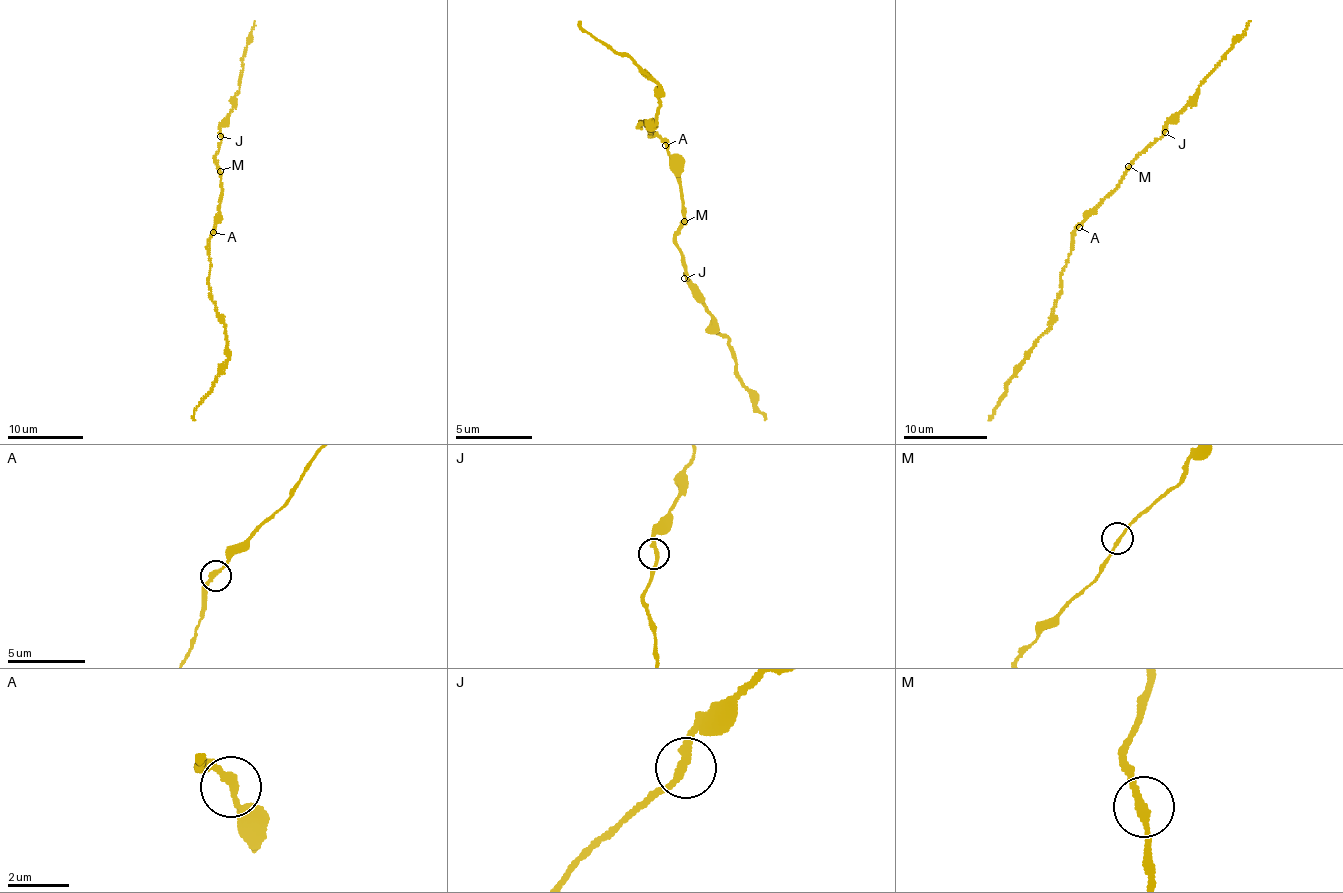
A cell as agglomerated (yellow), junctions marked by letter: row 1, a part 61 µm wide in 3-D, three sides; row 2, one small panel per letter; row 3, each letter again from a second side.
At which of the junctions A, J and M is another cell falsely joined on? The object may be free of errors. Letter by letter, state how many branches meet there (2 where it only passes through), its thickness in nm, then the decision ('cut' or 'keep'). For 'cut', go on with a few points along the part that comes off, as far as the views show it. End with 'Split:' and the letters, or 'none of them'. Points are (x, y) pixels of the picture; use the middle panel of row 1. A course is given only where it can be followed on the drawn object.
A: branches 2; calibre 220 nm; keep
J: branches 2; calibre 220 nm; keep
M: branches 2; calibre 220 nm; keep
Split: none of them

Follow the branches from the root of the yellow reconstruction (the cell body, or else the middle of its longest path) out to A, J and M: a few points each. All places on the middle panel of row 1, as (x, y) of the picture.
A: (672, 167), (664, 144)
J: (672, 167), (687, 207), (683, 213), (687, 218), (685, 224), (674, 237), (681, 251), (684, 278)
M: (672, 167), (677, 174), (687, 207), (683, 213), (687, 218), (684, 221)

